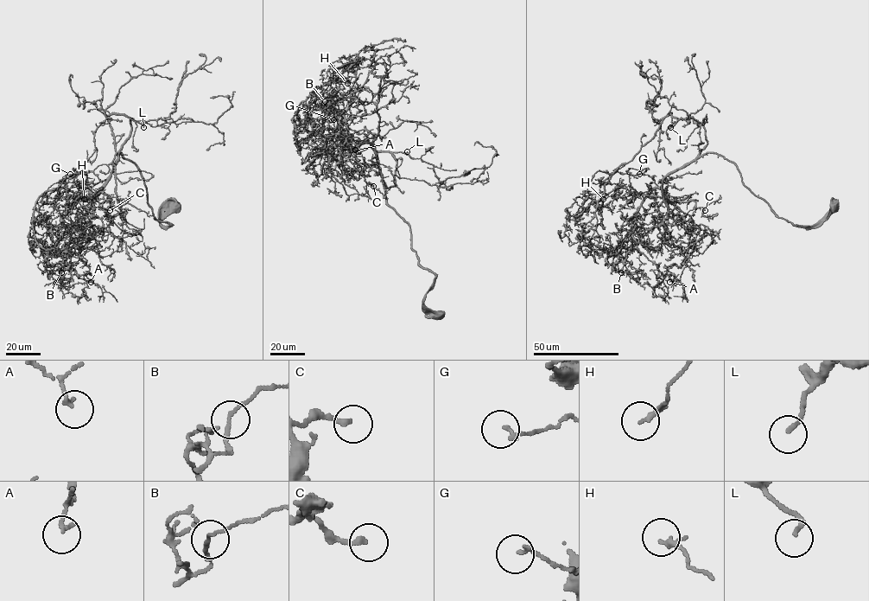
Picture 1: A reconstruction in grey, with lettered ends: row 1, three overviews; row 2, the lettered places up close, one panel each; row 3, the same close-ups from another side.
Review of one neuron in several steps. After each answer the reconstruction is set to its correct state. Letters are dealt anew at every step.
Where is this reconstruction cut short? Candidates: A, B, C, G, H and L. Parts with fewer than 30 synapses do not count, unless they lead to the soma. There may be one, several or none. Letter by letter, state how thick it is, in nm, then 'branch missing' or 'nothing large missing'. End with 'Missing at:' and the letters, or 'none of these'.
A: calibre 160 nm; nothing large missing
B: calibre 120 nm; nothing large missing
C: calibre 220 nm; nothing large missing
G: calibre 160 nm; nothing large missing
H: calibre 120 nm; nothing large missing
L: calibre 160 nm; nothing large missing
Missing at: none of these

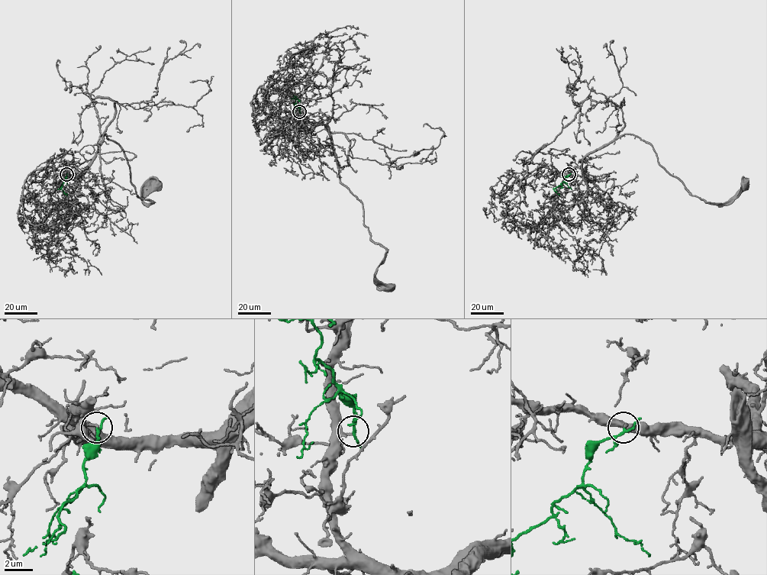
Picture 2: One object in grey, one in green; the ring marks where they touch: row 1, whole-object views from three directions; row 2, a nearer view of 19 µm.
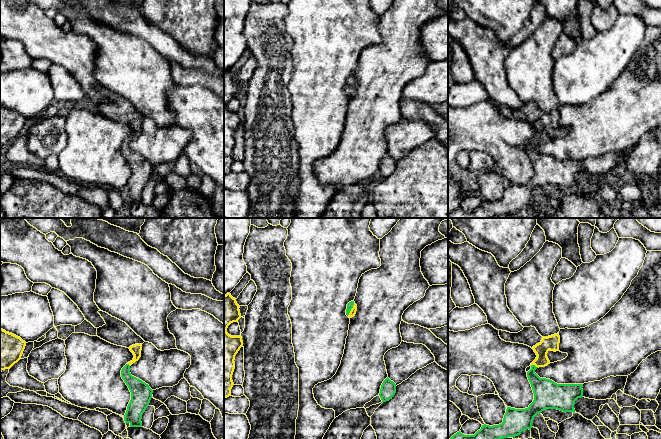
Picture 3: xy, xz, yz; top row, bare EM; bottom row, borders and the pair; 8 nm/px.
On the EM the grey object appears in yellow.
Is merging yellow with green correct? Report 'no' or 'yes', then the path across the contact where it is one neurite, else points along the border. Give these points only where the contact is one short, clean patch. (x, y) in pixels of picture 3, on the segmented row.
yes; way xz (352, 313), (351, 309), (350, 305)

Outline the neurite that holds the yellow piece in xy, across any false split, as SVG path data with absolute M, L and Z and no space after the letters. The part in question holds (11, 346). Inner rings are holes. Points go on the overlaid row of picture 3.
M0 328L0 370L10 369L23 354L26 342Z

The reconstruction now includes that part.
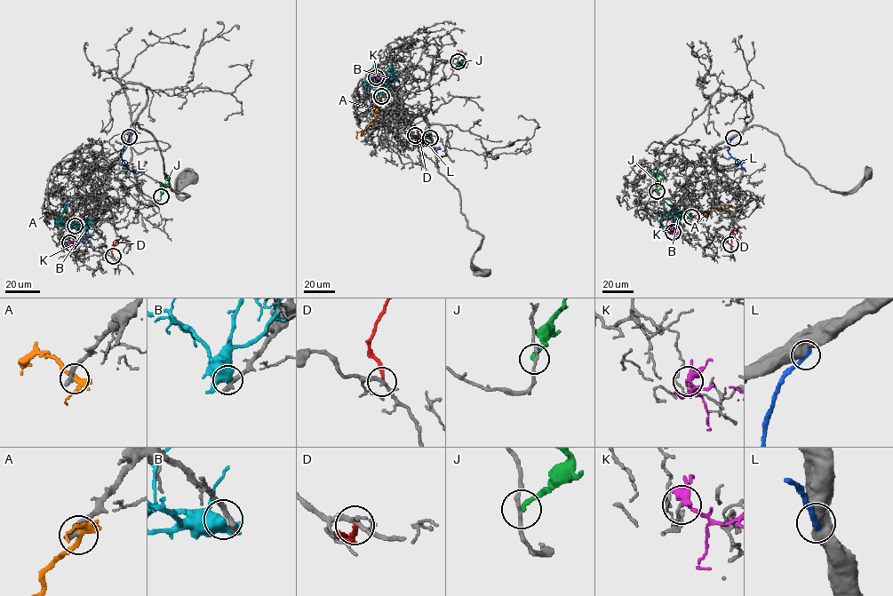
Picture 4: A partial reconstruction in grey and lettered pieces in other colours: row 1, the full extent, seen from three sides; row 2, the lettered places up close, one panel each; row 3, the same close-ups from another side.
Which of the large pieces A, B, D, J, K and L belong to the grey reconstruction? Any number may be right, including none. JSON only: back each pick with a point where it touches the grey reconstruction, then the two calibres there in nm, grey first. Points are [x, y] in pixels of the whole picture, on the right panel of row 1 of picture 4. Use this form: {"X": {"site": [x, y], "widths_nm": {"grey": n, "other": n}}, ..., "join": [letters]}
{"join": []}

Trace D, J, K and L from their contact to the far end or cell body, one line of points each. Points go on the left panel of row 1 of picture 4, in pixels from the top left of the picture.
D: (113, 256), (111, 250), (121, 235)
J: (161, 196), (166, 186), (168, 175), (168, 180)
K: (69, 242), (75, 243), (88, 238)
L: (130, 137), (121, 151), (122, 159), (136, 173), (141, 171)

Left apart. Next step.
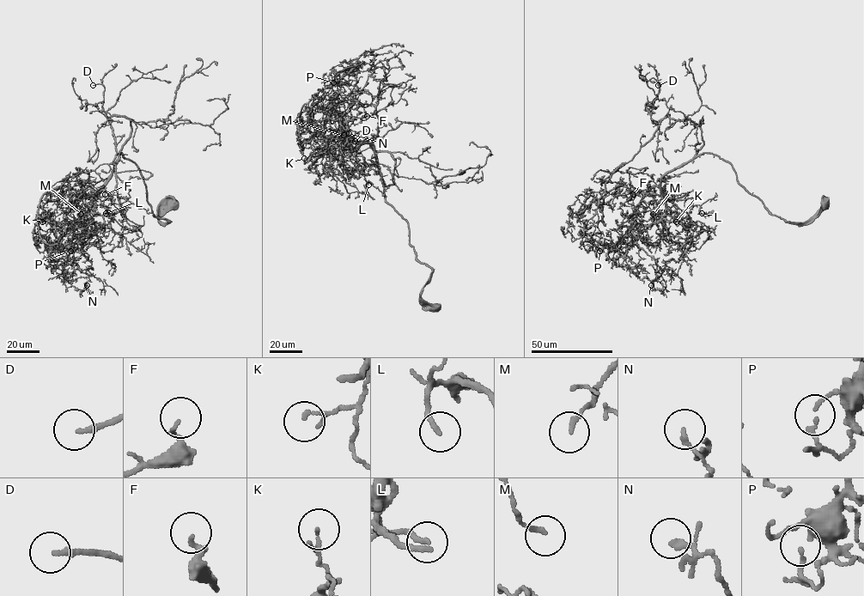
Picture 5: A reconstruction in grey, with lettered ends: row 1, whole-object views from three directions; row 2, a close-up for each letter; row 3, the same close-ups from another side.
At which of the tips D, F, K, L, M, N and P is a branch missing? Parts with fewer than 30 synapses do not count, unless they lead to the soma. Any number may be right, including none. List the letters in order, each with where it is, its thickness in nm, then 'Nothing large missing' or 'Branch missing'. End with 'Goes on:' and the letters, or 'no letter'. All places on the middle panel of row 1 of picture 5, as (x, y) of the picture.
D: Place: (355, 141). Thickness 200 nm. Branch missing
F: Place: (367, 116). Thickness 180 nm. Nothing large missing
K: Place: (304, 158). Thickness 90 nm. Nothing large missing
L: Place: (368, 185). Thickness 180 nm. Branch missing
M: Place: (343, 135). Thickness 160 nm. Nothing large missing
N: Place: (349, 133). Thickness 120 nm. Nothing large missing
P: Place: (333, 82). Thickness 140 nm. Nothing large missing
Goes on: D, L

